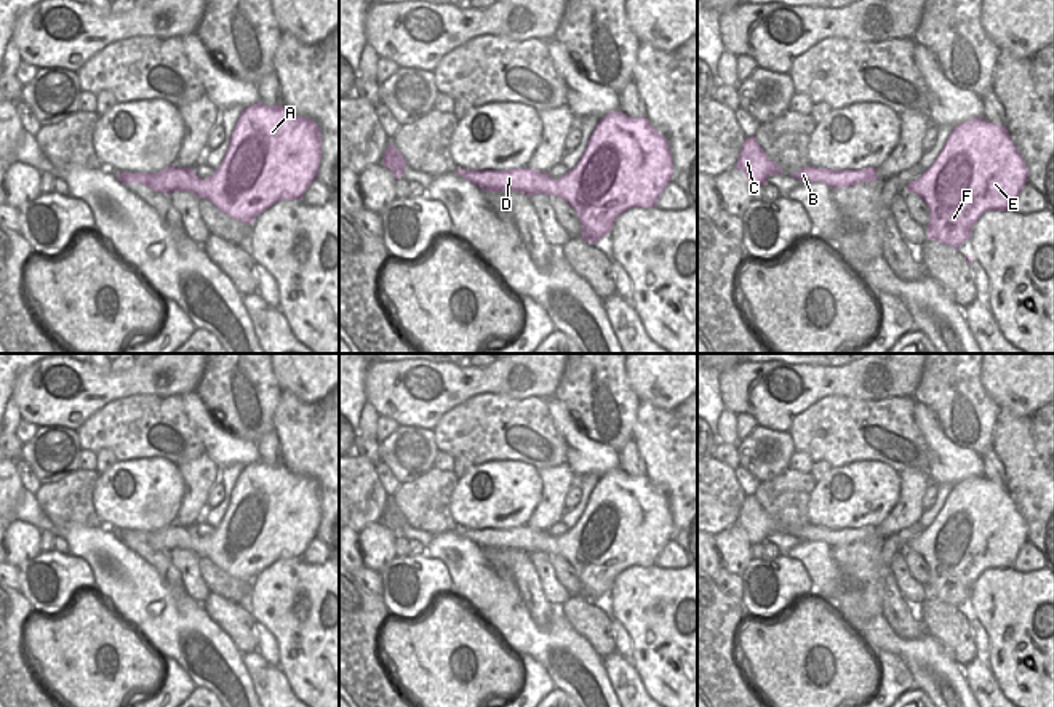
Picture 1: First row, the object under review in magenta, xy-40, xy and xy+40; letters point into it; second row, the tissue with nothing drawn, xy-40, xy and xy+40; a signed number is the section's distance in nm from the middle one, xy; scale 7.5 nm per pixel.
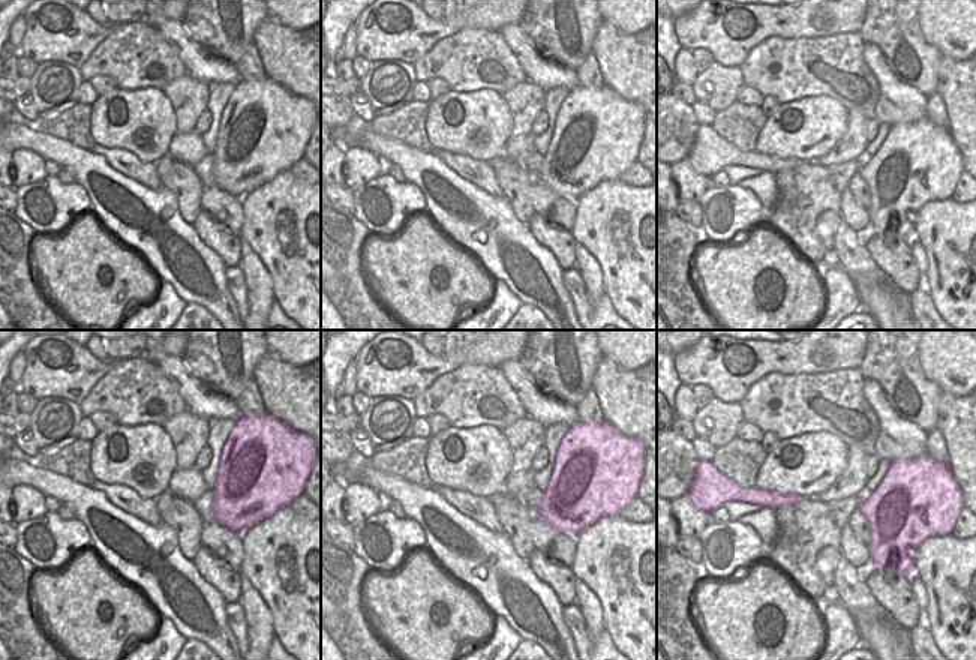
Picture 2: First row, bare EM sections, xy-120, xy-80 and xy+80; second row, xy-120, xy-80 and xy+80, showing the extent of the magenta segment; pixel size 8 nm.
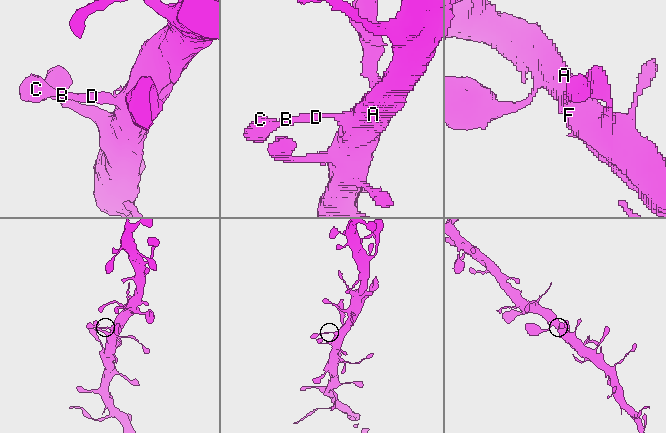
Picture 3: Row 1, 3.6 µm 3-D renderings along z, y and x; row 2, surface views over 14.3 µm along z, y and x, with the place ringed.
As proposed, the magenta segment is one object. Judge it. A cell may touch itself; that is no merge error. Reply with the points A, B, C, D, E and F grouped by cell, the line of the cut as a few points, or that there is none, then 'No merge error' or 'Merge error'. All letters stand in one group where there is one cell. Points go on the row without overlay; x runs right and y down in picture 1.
Groups: A B C D E F. No split. No merge error.

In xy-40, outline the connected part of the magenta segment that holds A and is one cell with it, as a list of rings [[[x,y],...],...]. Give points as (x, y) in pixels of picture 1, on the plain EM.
[[[258,461],[243,467],[230,494],[230,504],[219,526],[200,537],[190,526],[170,525],[158,531],[117,531],[123,541],[139,541],[155,550],[190,550],[214,561],[227,574],[253,582],[269,565],[280,558],[301,558],[317,537],[321,520],[321,491],[318,483],[291,472],[285,464]]]

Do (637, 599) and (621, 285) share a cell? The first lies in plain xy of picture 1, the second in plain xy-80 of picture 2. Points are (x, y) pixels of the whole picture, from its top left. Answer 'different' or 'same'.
same

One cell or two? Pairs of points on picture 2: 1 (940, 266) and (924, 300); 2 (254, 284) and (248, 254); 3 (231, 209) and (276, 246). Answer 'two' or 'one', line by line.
1: two
2: one
3: two

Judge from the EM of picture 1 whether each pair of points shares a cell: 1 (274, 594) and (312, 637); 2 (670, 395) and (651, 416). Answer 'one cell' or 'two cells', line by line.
1: one cell
2: two cells

